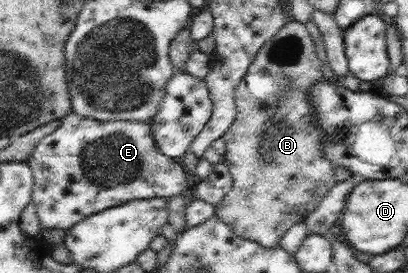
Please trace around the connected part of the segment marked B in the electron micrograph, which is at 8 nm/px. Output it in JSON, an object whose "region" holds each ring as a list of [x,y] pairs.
{"region":[[[290,19],[258,50],[236,87],[236,119],[222,137],[225,140],[224,162],[229,167],[233,186],[215,214],[233,228],[236,236],[267,248],[280,245],[286,231],[295,223],[304,222],[322,202],[324,195],[336,185],[334,163],[322,150],[323,130],[314,116],[313,105],[309,103],[313,86],[325,81],[322,66],[312,36],[304,24]]]}

